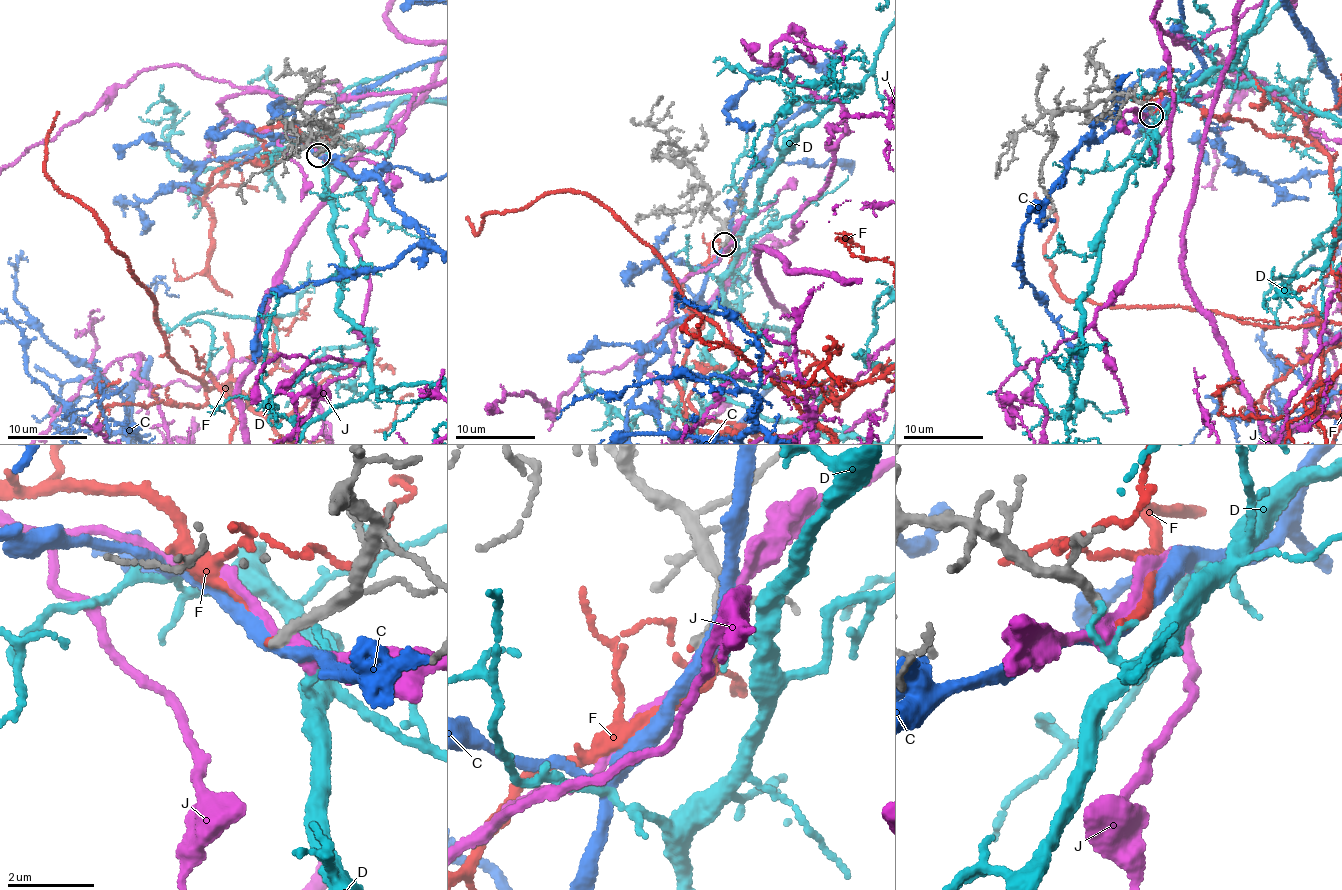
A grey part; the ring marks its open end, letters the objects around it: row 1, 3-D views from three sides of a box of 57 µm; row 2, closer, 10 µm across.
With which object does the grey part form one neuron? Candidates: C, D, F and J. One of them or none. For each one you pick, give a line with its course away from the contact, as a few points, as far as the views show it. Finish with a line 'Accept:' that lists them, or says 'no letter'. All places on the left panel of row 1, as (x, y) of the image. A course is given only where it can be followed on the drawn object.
Accept: no letter

